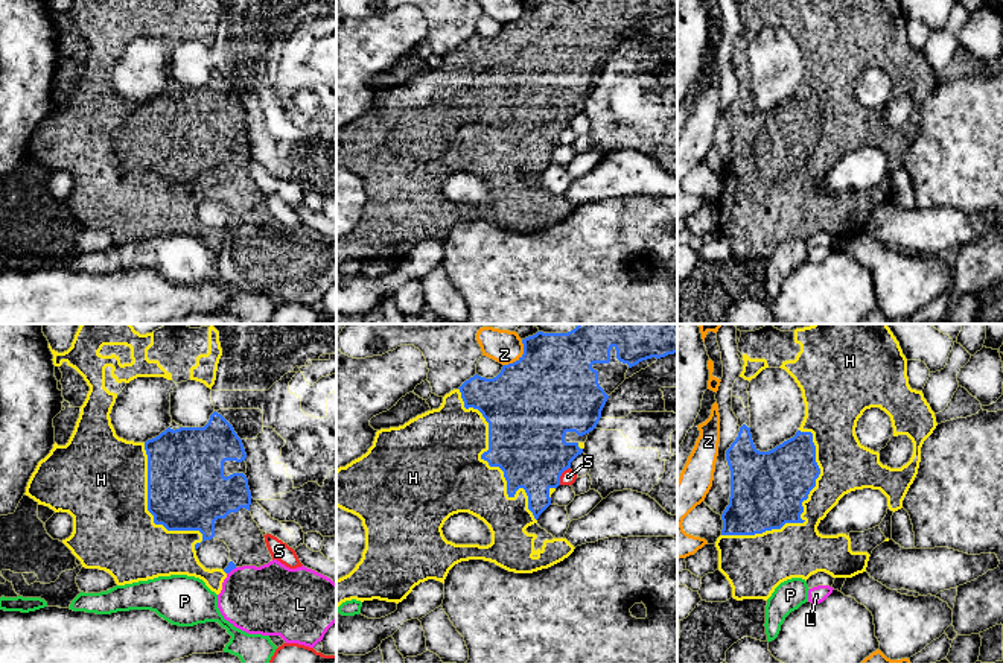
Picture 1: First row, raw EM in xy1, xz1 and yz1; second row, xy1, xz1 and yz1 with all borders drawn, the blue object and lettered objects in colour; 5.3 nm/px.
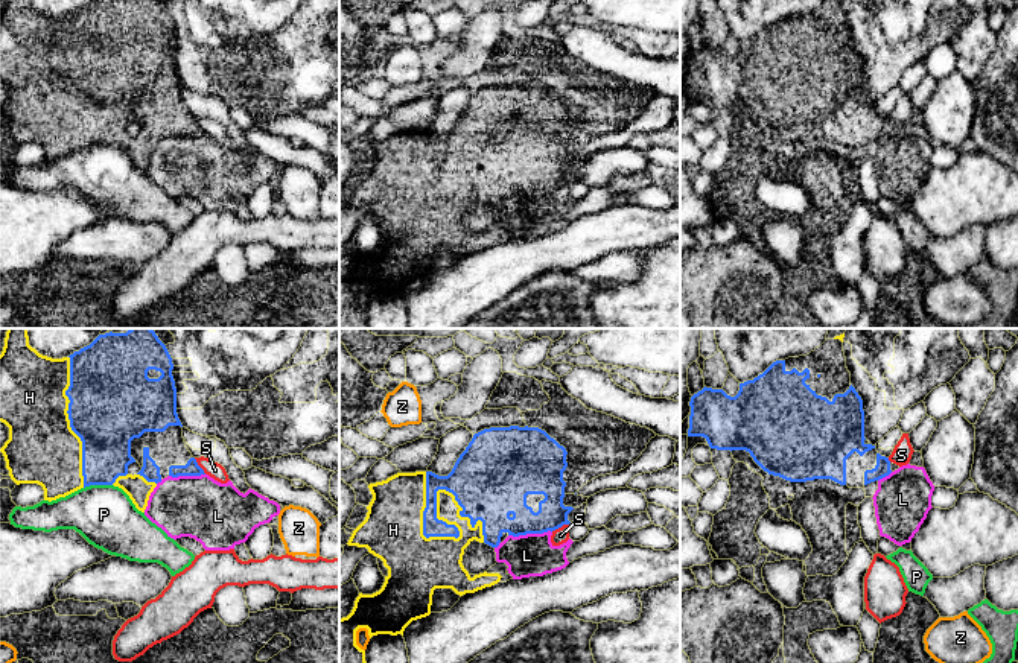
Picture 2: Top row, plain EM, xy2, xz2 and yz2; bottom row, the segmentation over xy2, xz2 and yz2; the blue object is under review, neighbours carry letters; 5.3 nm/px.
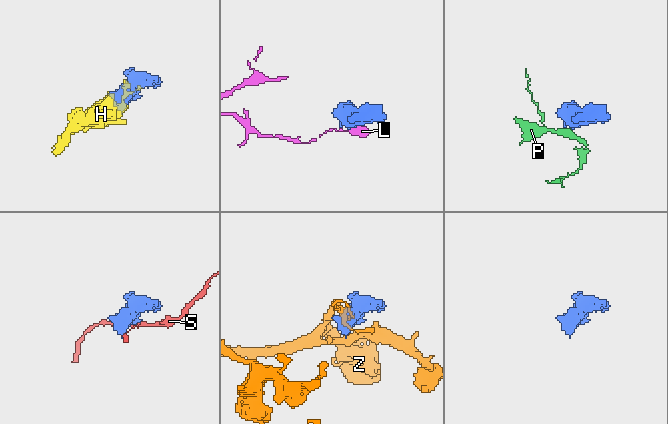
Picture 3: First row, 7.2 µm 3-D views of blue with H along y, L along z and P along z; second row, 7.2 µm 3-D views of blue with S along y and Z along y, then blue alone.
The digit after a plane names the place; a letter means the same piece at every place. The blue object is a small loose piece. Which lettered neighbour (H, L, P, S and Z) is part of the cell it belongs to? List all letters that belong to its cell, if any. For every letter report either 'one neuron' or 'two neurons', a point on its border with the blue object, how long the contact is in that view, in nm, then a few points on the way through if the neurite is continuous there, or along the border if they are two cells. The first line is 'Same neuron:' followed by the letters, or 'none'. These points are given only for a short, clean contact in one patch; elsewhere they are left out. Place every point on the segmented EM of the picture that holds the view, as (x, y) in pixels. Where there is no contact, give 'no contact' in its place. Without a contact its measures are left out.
Same neuron: H
H: one neuron; contact xz2 (446, 523); length 500 nm
L: two neurons; contact xz2 (530, 532); length 240 nm; border xz2 (551, 531), (508, 536)
P: two neurons; contact xy2 (98, 484); length 150 nm; border xy2 (111, 484), (90, 484), (84, 488)
S: two neurons; contact xz1 (560, 475); length 110 nm
Z: two neurons; contact xz1 (519, 358); length 170 nm

